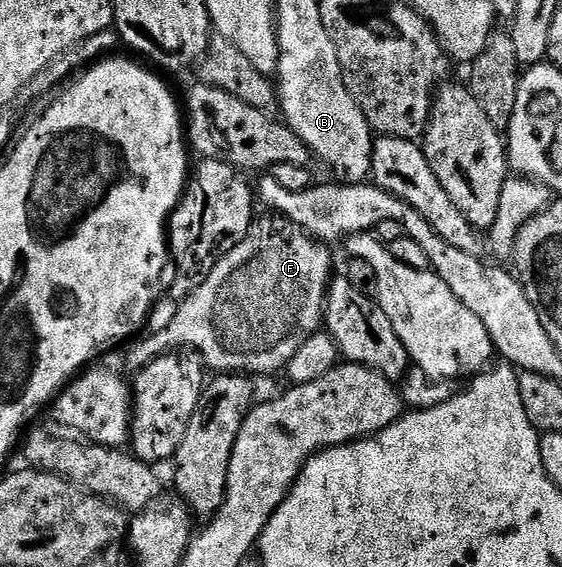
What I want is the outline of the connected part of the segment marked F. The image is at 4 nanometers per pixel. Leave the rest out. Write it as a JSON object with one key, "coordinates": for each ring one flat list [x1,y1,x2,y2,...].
{"coordinates":[[265,216,262,220,254,221,253,227,247,232,247,236,235,248,231,248,231,252,227,252,227,256,223,256,223,260,219,260,219,264,215,264,215,268,211,272,211,276,207,276,207,280,203,280,203,284,199,284,199,288,195,288,195,292,191,292,191,296,187,296,180,303,181,306,173,314,173,319,166,324,162,330,154,332,150,338,145,338,133,351,129,354,129,362,134,366,134,371,140,372,145,366,151,364,162,355,174,352,189,351,198,355,202,362,210,371,217,374,244,374,246,376,258,376,257,374,273,374,276,370,284,371,288,367,291,356,295,356,295,352,299,352,299,348,303,348,303,344,307,344,307,340,311,335,318,333,322,329,325,320,325,299,329,296,329,285,335,277,333,271,333,254,328,245,312,238,302,226,296,226,291,220,280,216]]}

